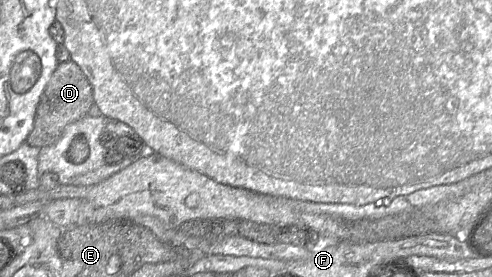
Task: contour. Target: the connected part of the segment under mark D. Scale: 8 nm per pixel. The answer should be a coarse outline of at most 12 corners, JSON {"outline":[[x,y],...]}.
{"outline":[[71,60],[41,95],[26,143],[55,144],[86,116],[93,90]]}

